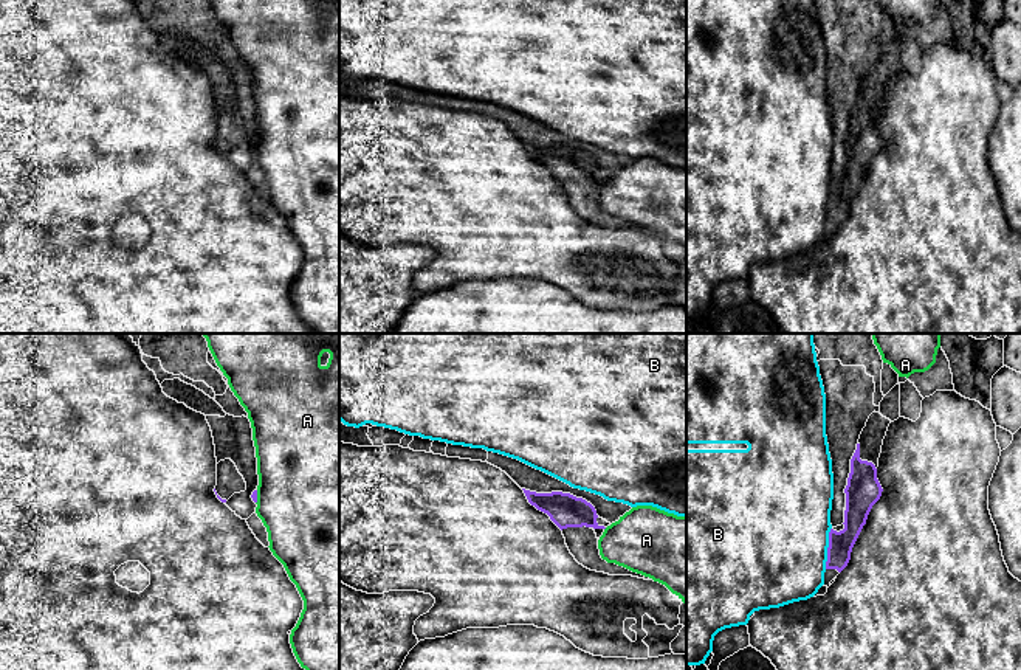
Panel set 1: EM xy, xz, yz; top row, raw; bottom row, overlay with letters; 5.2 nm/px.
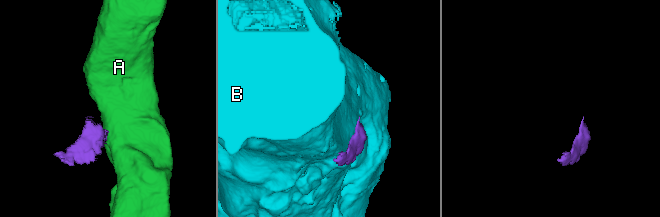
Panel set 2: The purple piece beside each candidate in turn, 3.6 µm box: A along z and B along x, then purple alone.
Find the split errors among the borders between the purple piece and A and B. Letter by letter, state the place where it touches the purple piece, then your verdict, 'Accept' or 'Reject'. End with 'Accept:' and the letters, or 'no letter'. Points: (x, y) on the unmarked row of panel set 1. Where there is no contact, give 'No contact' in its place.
A: Touches purple at xy (256, 149). Reject
B: Touches purple at yz (828, 200). Reject
Accept: no letter

